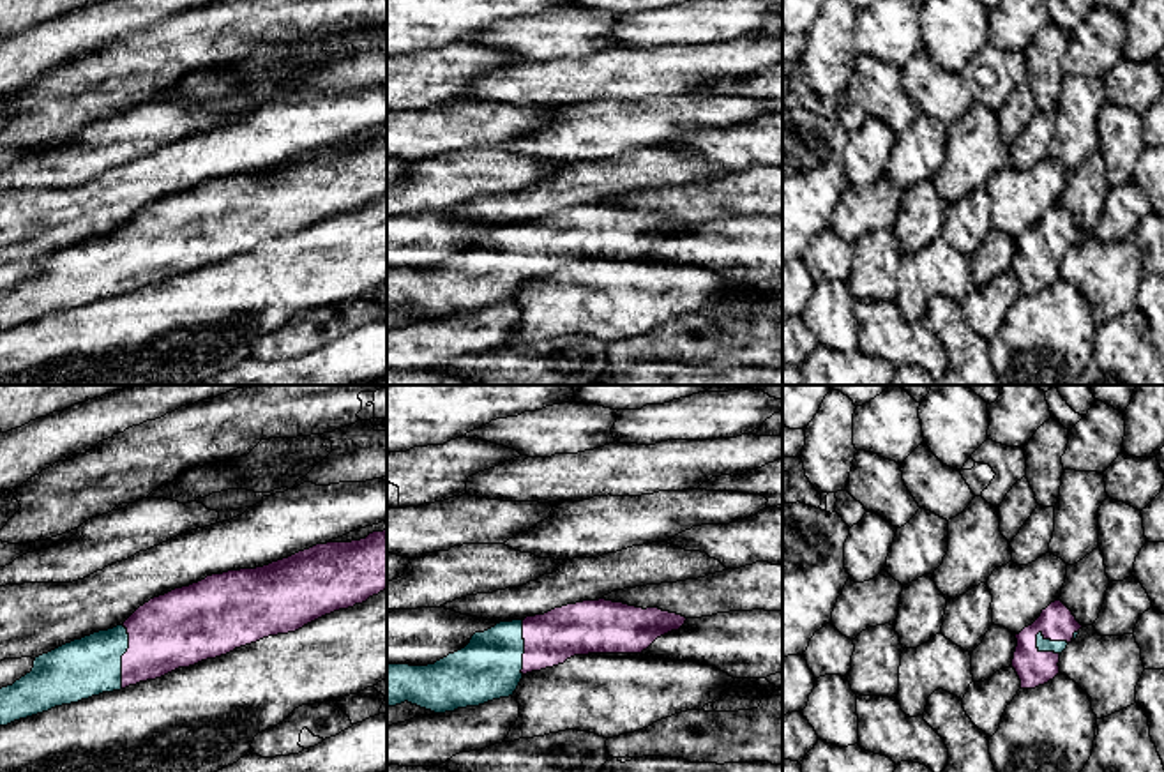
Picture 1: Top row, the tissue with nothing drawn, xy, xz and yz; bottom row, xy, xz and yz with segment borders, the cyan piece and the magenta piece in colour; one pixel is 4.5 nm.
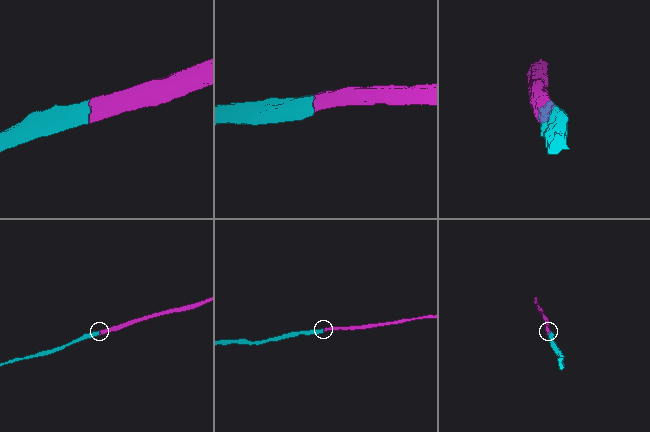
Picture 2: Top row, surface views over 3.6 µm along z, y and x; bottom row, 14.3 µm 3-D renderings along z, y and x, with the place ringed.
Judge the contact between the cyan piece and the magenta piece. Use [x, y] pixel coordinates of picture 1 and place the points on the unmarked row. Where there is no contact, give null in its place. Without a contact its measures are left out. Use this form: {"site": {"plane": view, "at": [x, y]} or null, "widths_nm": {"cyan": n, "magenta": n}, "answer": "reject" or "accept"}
{"site": {"plane": "yz", "at": [1050, 244]}, "widths_nm": {"cyan": 60, "magenta": 160}, "answer": "accept"}

